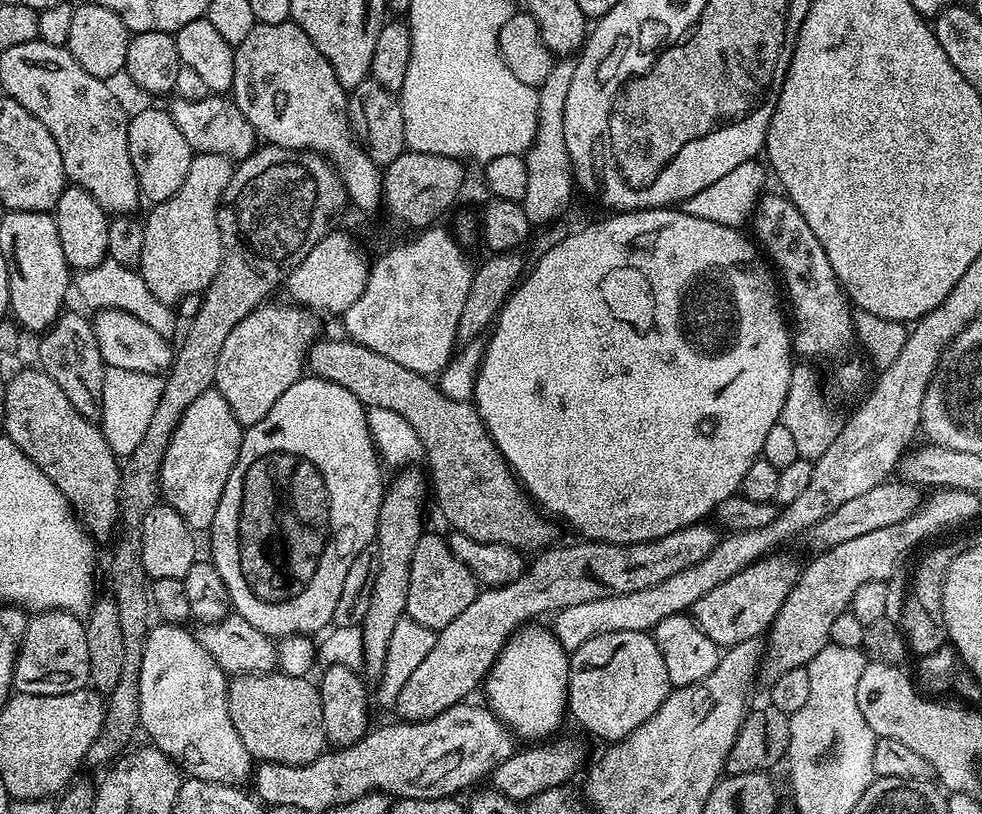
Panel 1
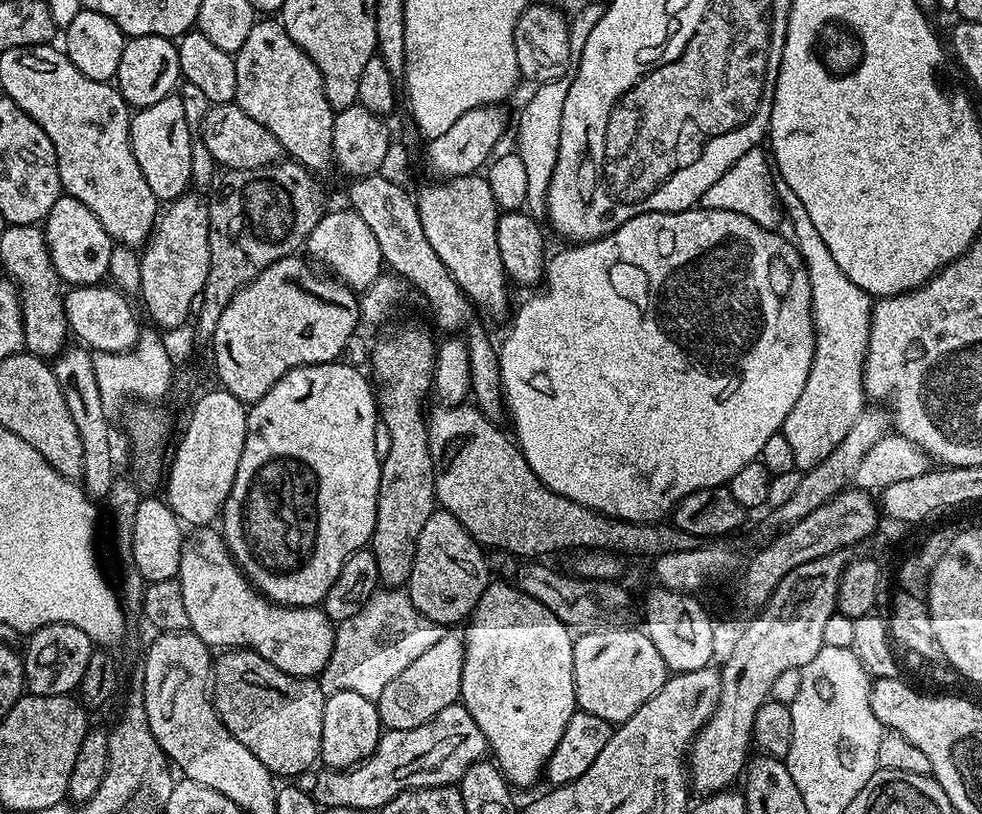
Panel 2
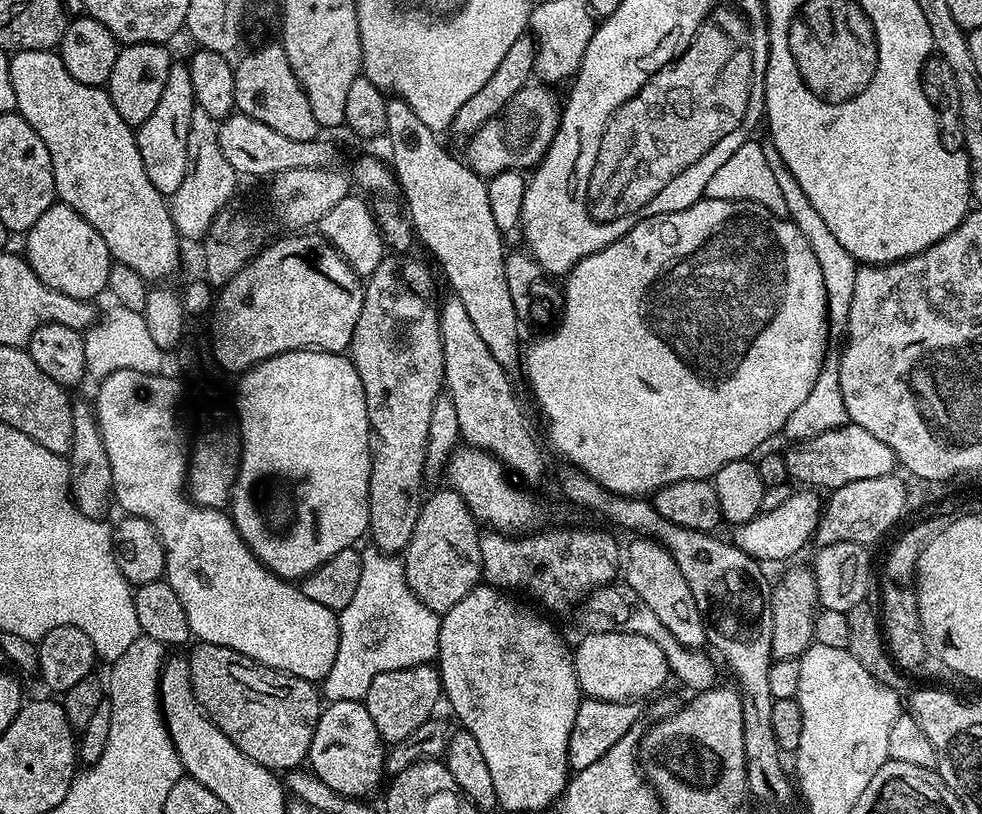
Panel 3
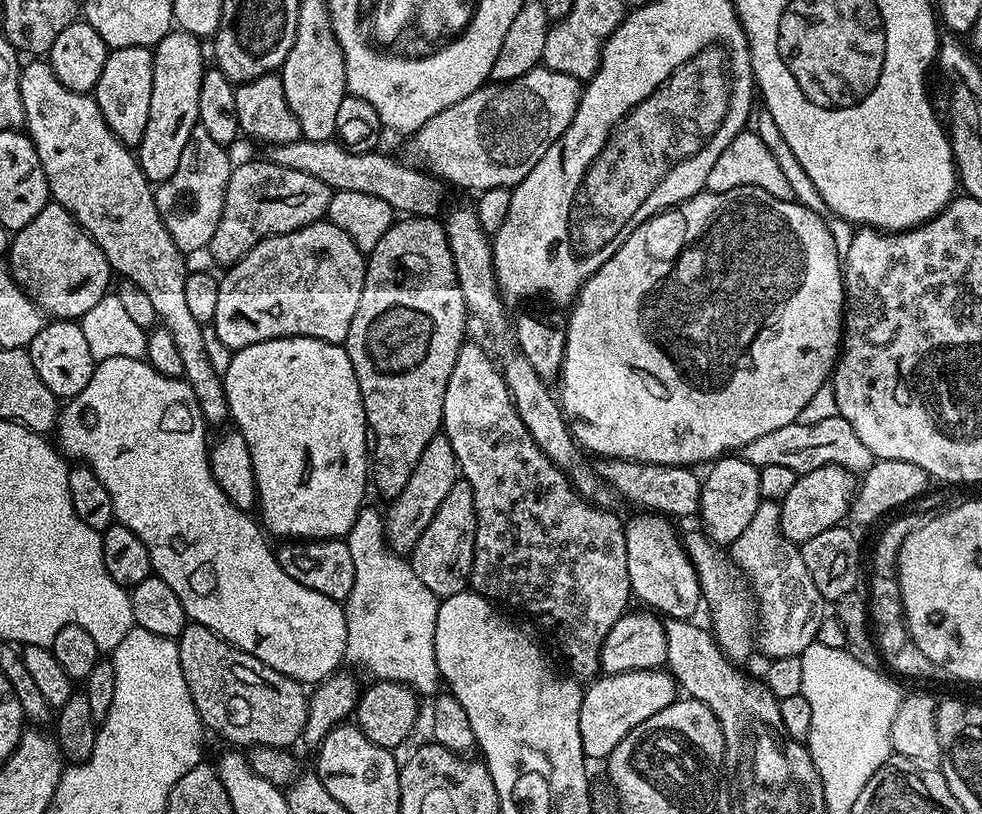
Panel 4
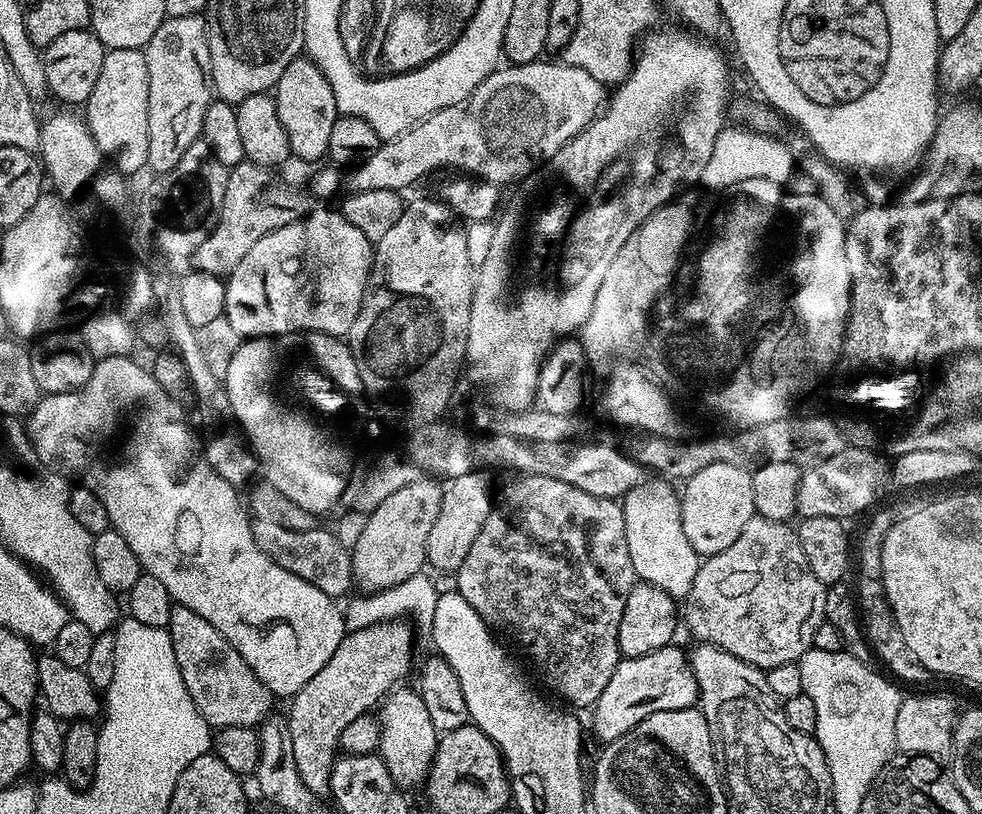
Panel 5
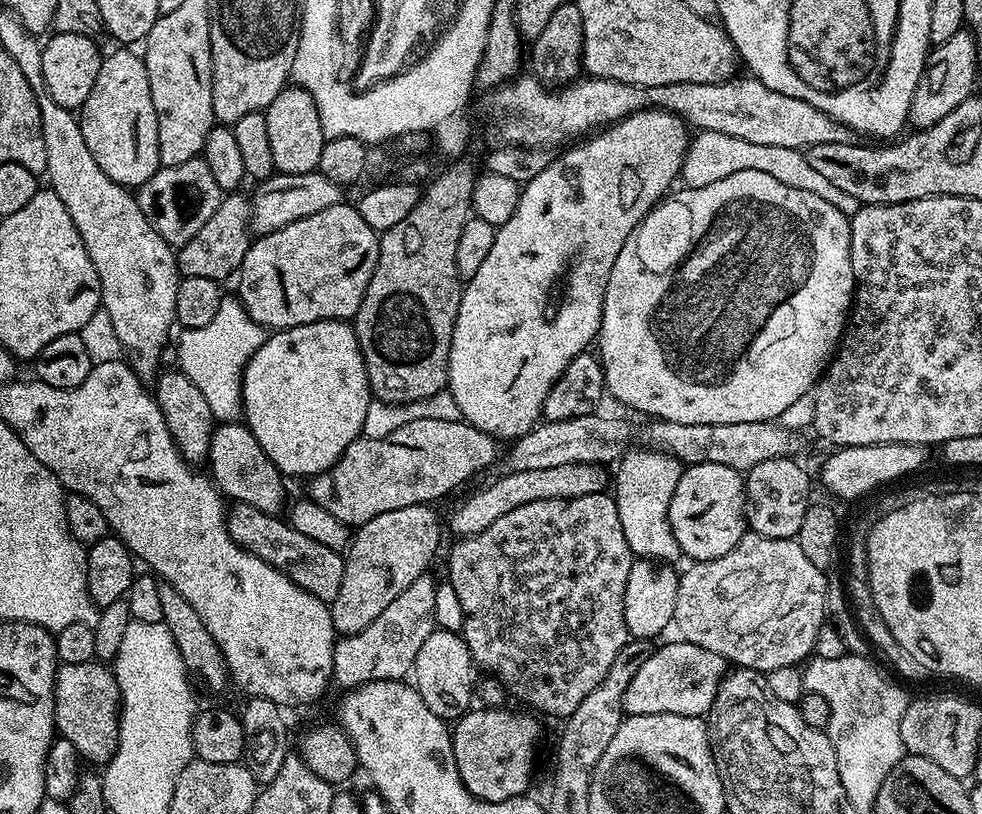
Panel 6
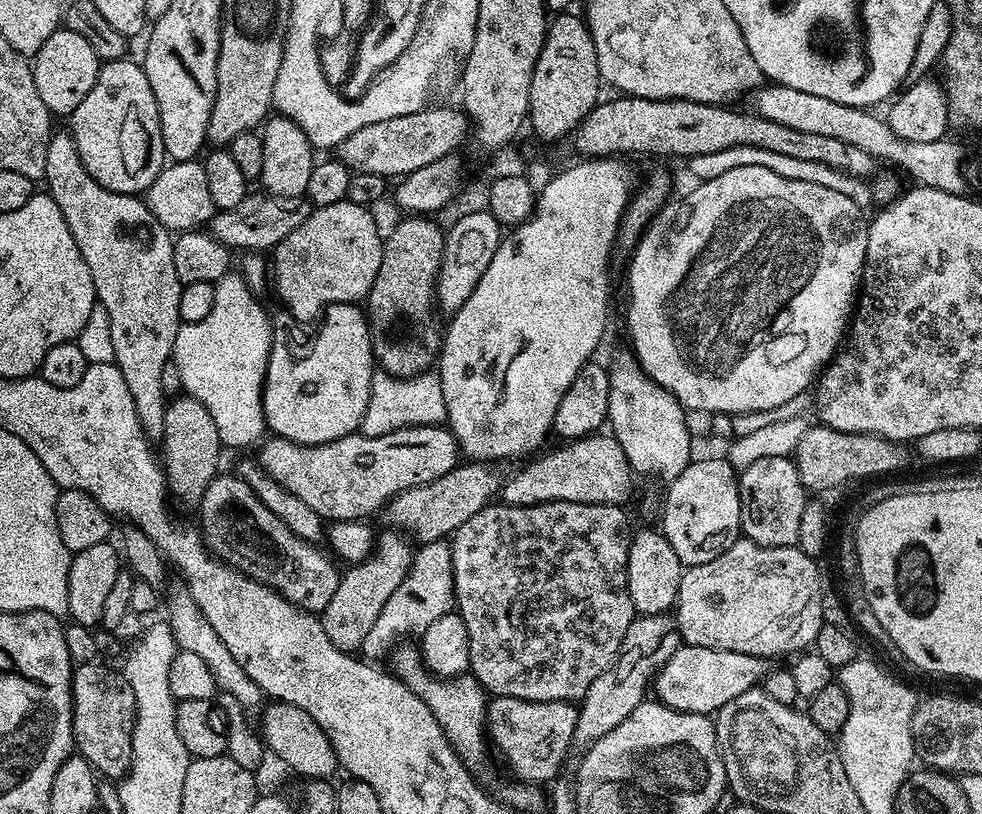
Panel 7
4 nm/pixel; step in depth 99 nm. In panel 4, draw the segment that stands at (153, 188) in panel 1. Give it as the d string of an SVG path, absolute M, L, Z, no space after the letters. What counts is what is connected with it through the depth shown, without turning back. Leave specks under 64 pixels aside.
M173 30L154 46L154 91L150 94L150 122L146 122L146 134L142 134L142 142L138 146L140 169L153 186L166 182L174 170L178 170L182 150L200 123L198 98L202 94L202 78L206 71L200 44L201 41L189 32Z

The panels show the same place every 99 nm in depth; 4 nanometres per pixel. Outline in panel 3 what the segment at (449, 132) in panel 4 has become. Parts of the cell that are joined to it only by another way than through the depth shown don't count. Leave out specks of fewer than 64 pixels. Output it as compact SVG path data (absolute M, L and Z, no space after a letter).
M529 83L528 87L513 98L500 115L488 120L477 132L472 133L468 144L466 162L485 178L503 172L524 172L535 169L548 152L560 125L561 101L551 87Z

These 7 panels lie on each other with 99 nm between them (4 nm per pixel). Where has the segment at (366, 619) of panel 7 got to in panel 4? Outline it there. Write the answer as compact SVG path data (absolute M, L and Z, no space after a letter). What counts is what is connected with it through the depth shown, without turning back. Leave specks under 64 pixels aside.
M439 432L426 444L426 449L414 468L414 473L410 474L409 481L402 488L402 493L389 503L388 512L385 511L385 540L394 552L411 553L418 538L422 536L422 531L426 530L430 519L434 518L434 514L438 512L442 499L446 498L453 486L458 483L459 478L459 468L454 458L453 446L450 445L449 439Z

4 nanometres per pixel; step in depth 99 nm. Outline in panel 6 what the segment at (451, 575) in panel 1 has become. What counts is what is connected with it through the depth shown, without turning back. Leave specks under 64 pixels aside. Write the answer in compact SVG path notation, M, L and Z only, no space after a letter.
M567 464L566 466L550 466L550 470L518 470L500 474L497 480L481 486L472 492L452 512L446 524L452 527L453 537L471 538L478 535L490 522L502 518L502 514L510 514L518 506L526 506L526 502L542 502L554 498L582 498L586 494L605 491L610 484L608 476L599 464Z

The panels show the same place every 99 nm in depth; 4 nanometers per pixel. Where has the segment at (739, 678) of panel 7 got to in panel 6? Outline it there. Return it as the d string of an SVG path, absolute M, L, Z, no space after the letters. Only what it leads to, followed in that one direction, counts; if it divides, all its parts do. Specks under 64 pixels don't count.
M677 639L675 643L664 644L657 652L656 649L649 651L646 662L642 662L642 666L638 666L634 678L630 678L630 686L626 686L624 695L624 711L628 716L682 714L683 716L707 717L730 665L727 660L714 654L714 650L702 650L702 646L694 646L681 639Z

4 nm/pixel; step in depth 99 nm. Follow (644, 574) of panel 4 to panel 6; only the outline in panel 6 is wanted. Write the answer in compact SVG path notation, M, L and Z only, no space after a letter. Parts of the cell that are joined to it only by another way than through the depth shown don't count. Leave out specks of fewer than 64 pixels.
M636 446L625 452L618 461L616 476L614 472L614 499L618 506L618 519L622 521L622 534L626 534L626 542L633 557L657 562L676 562L672 560L681 559L682 553L670 530L670 498L674 498L674 486L678 486L678 478L682 478L685 465L663 450L643 447Z

